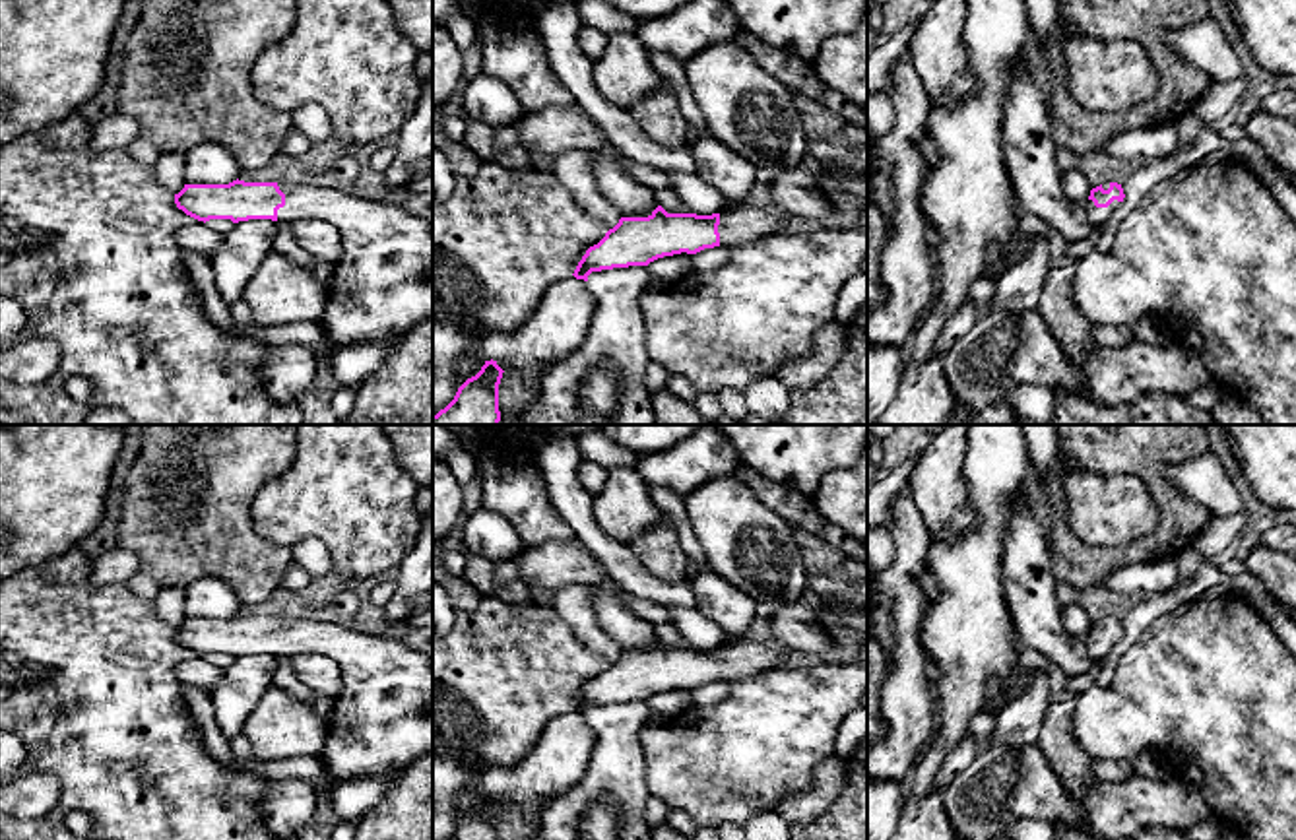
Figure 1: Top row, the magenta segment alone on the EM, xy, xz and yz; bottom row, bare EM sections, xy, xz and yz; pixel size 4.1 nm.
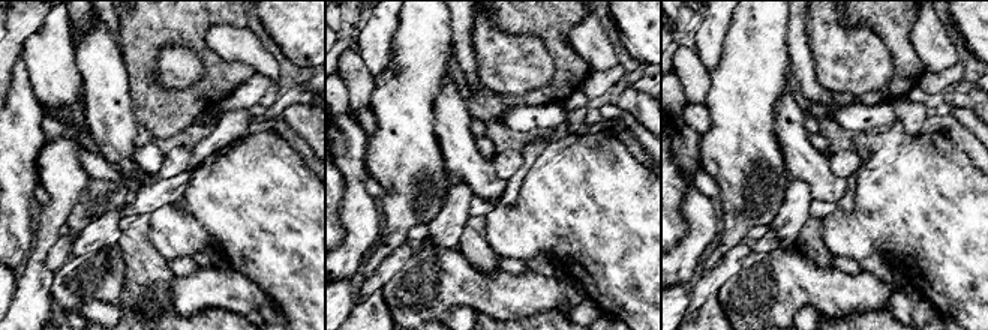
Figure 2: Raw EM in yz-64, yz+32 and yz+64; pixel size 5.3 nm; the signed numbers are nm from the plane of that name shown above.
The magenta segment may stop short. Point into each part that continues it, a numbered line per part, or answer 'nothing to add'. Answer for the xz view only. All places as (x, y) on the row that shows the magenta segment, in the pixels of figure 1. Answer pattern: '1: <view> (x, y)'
1: xz (744, 224)

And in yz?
1: yz (1097, 214)

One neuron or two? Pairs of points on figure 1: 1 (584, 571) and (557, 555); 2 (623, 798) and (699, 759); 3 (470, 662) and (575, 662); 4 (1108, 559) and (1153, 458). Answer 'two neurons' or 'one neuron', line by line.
1: one neuron
2: two neurons
3: one neuron
4: one neuron

